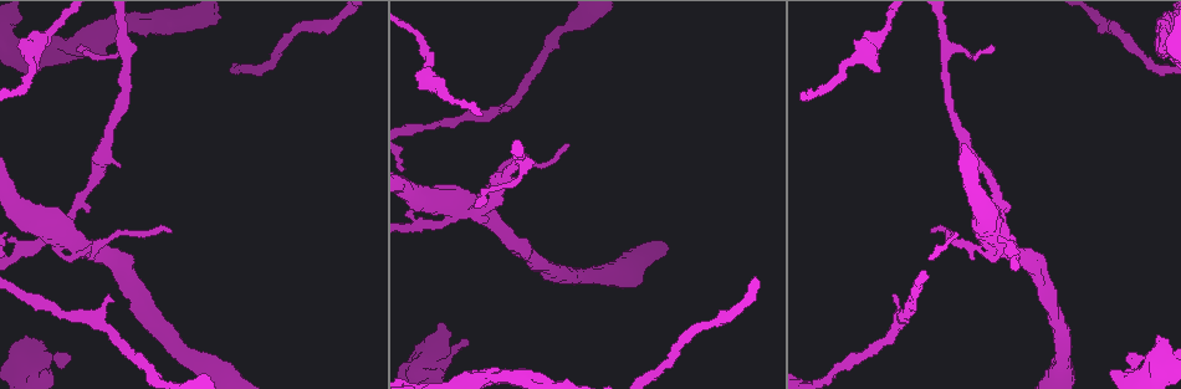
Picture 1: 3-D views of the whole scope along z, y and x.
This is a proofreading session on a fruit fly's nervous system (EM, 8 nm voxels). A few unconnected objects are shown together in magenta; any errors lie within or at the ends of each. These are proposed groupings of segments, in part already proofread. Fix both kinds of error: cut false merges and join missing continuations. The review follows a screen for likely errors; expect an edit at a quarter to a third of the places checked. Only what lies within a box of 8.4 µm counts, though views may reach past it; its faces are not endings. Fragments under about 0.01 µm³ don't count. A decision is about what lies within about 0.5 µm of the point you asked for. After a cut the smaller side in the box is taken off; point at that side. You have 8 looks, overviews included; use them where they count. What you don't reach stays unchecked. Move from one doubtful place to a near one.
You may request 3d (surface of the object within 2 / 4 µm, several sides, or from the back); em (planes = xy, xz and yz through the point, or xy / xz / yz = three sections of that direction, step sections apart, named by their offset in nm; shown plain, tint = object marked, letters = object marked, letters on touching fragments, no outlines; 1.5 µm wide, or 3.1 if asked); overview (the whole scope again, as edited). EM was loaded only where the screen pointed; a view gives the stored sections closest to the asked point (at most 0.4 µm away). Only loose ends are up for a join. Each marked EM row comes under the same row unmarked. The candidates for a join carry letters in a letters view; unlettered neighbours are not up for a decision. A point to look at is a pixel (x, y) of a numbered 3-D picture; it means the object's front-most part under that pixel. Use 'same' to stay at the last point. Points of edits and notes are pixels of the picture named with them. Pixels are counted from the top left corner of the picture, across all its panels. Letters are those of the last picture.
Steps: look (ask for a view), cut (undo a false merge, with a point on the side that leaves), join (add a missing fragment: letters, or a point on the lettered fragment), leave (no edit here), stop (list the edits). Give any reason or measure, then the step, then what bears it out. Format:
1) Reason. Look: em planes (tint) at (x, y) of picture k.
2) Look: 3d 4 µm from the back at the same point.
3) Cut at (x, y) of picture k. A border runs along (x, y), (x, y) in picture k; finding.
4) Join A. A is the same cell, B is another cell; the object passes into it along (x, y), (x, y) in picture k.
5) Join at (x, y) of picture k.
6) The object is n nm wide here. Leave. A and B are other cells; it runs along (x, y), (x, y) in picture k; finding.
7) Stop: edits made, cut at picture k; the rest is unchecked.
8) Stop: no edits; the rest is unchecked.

Small branch off a trunk. Look: 3d 4 µm at (456, 213) of picture 1.

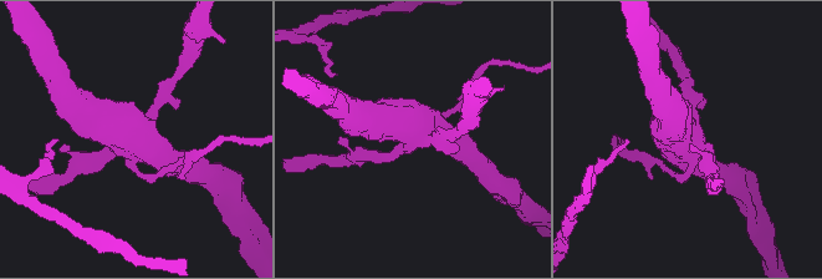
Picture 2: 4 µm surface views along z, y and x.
Shape alone is not enough. Look: em planes (letters) at (693, 142) of picture 2.

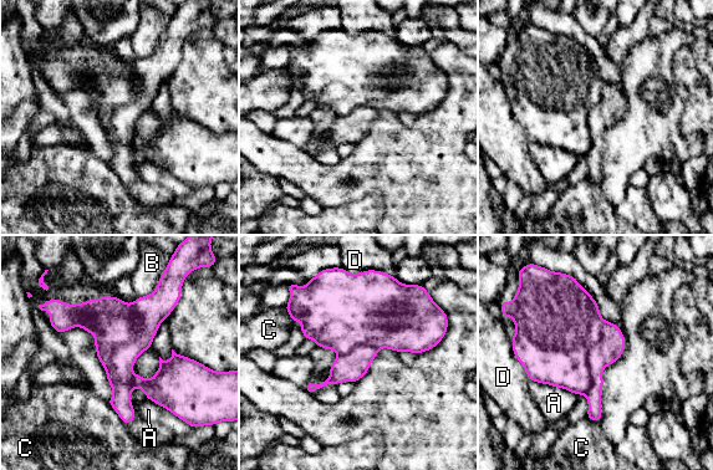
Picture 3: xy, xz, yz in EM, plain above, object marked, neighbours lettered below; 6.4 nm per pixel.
The object is 360 nm wide here; the longest contact is with A, 340 nm. Leave. A, B, C and D are other cells; continuous, no second neuron.

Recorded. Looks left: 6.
An open end. Look: 3d 2 µm at (508, 108) of picture 1.

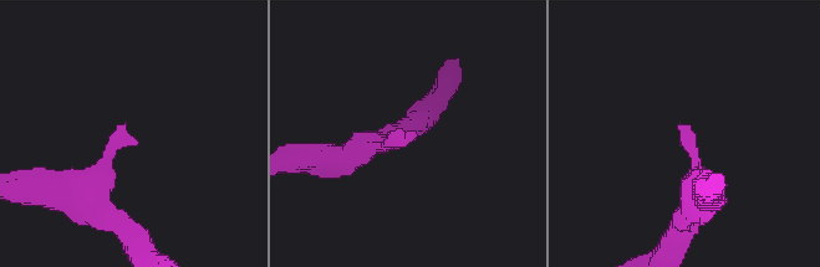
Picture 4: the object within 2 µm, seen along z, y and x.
Look: em planes (letters) at (132, 142) of picture 4.

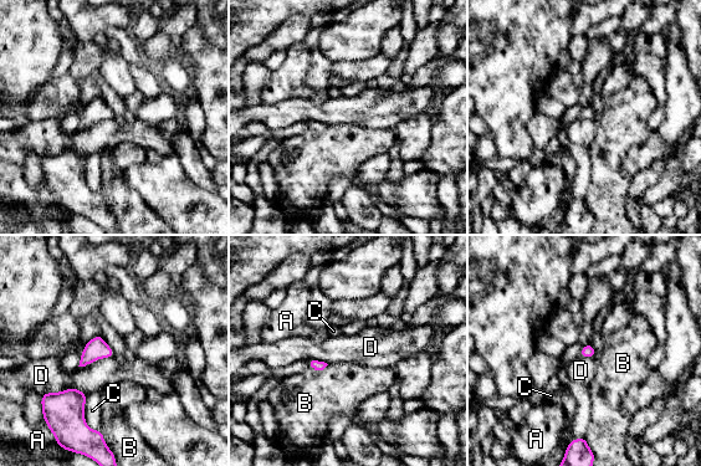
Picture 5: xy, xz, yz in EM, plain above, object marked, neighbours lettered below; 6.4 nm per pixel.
Leave. A, B, C and D are other cells; a border runs along (87, 393), (70, 388), (41, 397) in picture 5; none of them fits.

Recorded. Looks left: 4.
An open end. Look: 3d 2 µm at (1134, 359) of picture 1.

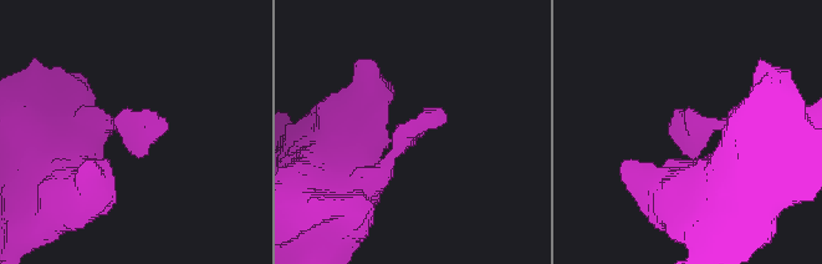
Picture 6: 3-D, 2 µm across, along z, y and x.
Look: em yz step 8 (letters) at (443, 120) of picture 6.

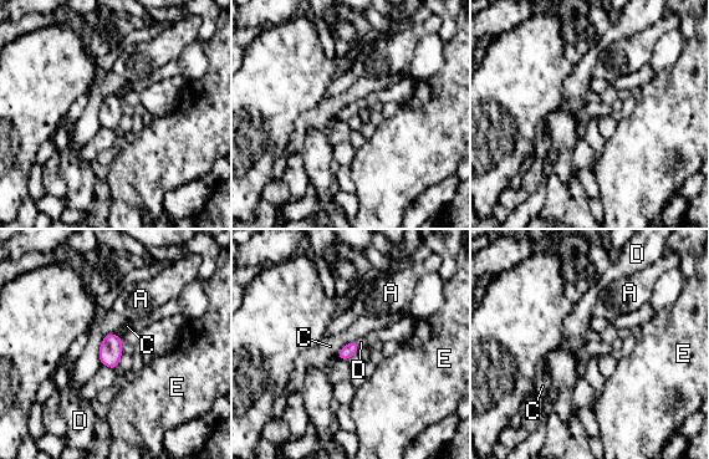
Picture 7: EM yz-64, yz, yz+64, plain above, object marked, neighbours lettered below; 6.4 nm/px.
Leave. A, C, D and E are other cells; none of them fits.

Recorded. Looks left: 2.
Stop: no edits; the rest is unchecked.

